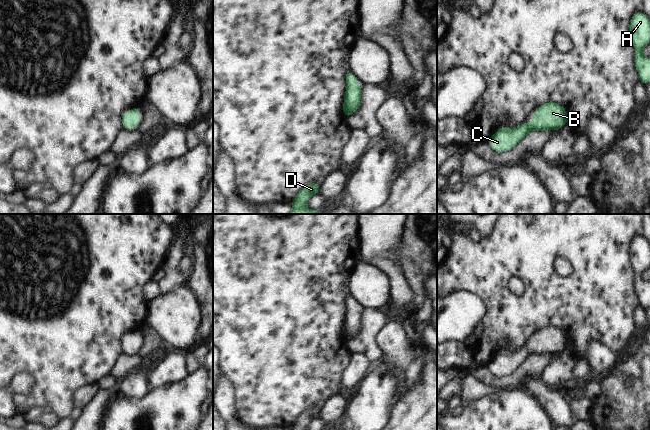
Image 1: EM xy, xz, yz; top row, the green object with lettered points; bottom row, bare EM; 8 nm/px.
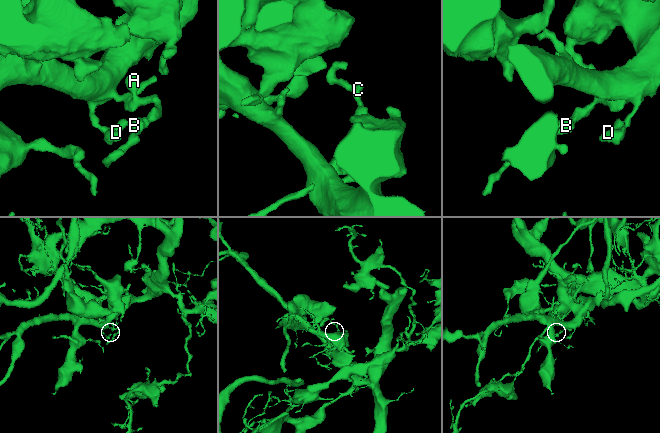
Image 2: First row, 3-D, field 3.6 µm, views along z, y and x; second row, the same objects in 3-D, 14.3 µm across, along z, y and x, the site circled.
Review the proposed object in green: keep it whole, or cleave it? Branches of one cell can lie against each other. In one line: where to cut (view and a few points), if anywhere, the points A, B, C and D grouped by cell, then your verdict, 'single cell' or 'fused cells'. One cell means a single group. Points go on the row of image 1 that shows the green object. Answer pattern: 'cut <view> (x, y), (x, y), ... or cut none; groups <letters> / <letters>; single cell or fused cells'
cut none; groups A B C D; single cell

